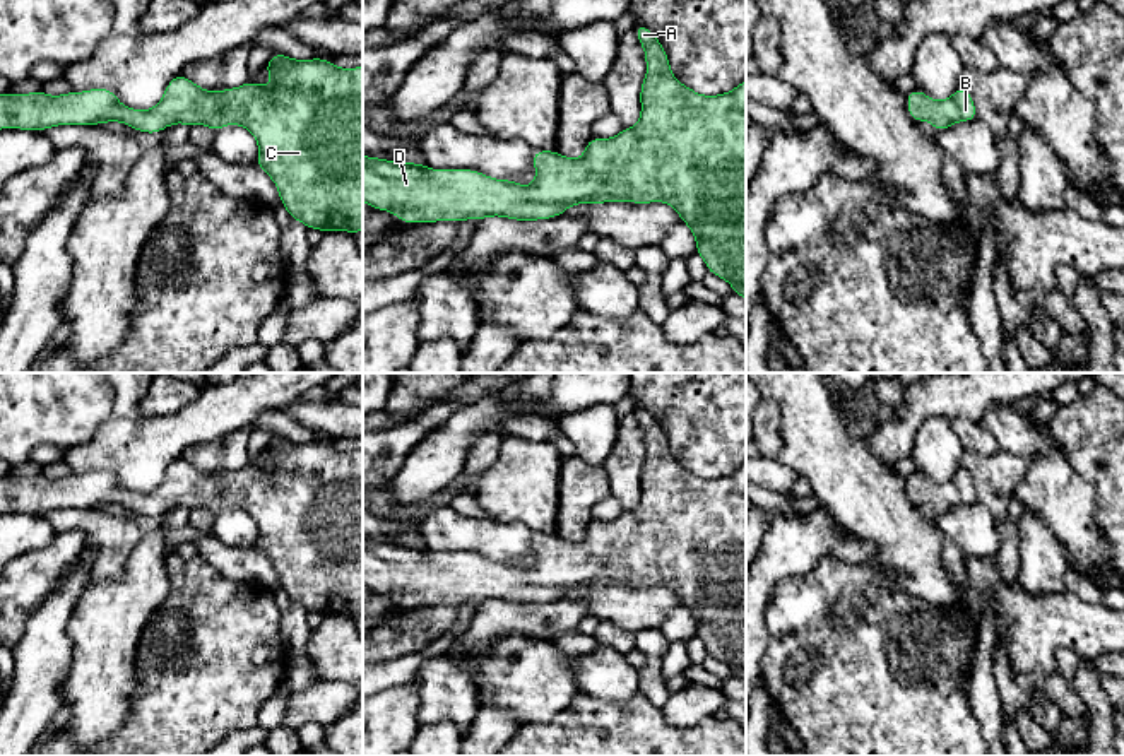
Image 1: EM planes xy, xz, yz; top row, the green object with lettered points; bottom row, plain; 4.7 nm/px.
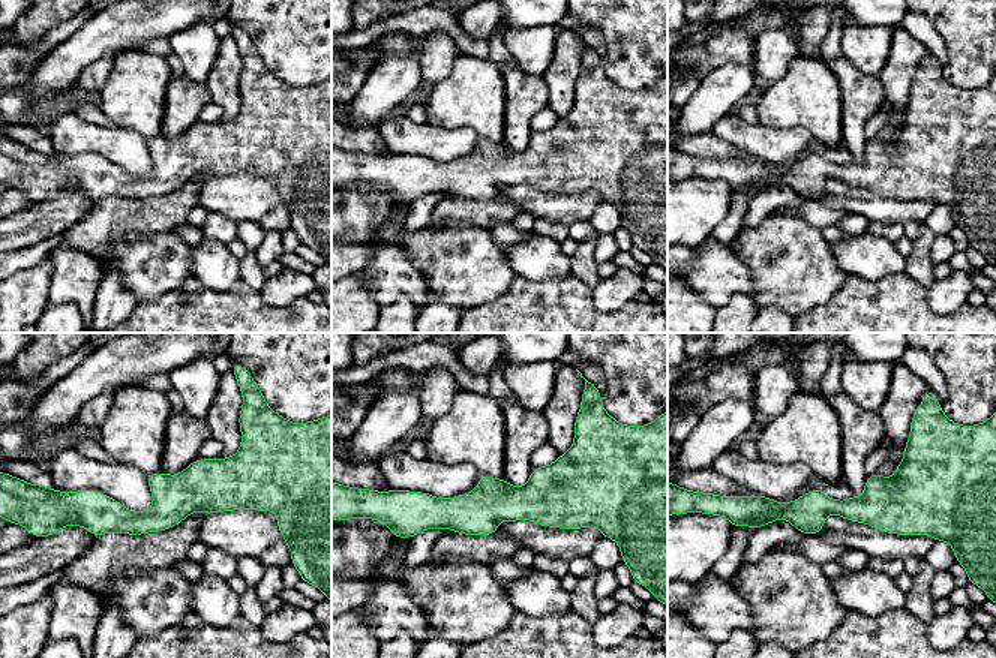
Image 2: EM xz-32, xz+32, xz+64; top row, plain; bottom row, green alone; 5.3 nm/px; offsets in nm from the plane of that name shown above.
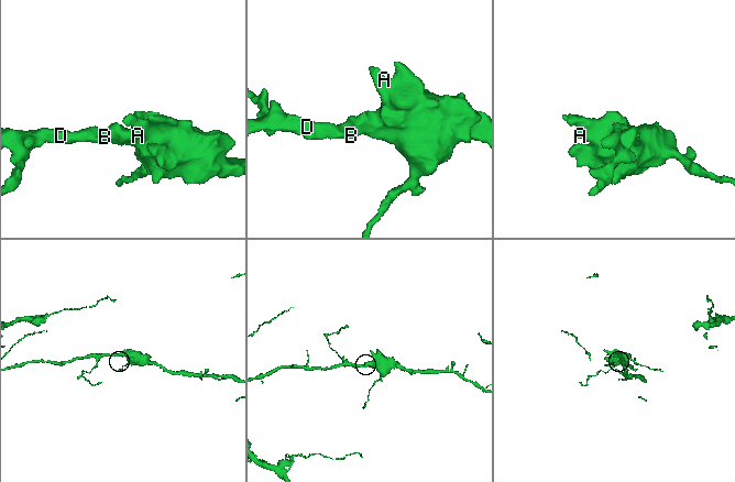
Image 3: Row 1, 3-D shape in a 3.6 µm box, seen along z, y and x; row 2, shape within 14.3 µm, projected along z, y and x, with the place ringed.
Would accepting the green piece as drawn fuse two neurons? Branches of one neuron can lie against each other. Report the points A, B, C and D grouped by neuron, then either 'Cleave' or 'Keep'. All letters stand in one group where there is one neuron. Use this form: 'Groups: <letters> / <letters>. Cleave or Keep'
Groups: A B C D. Keep

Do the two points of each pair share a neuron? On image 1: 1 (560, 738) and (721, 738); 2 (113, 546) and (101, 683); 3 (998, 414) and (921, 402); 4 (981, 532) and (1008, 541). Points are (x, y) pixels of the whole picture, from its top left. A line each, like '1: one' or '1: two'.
1: one
2: two
3: two
4: two

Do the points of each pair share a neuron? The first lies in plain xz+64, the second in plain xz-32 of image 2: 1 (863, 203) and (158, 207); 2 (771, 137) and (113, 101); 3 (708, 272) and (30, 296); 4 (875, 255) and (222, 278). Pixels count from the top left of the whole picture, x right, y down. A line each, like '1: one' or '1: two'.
1: two
2: two
3: two
4: one

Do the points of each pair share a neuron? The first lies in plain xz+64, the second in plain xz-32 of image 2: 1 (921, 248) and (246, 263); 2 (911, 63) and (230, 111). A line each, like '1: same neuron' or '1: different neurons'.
1: same neuron
2: same neuron

